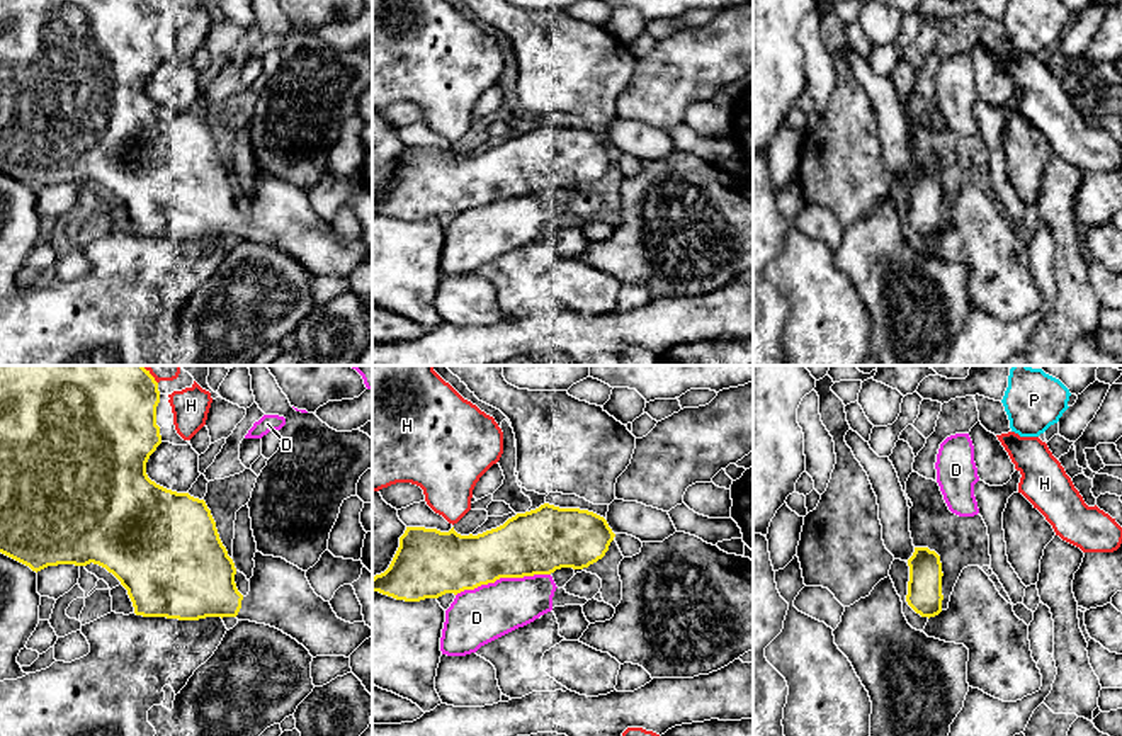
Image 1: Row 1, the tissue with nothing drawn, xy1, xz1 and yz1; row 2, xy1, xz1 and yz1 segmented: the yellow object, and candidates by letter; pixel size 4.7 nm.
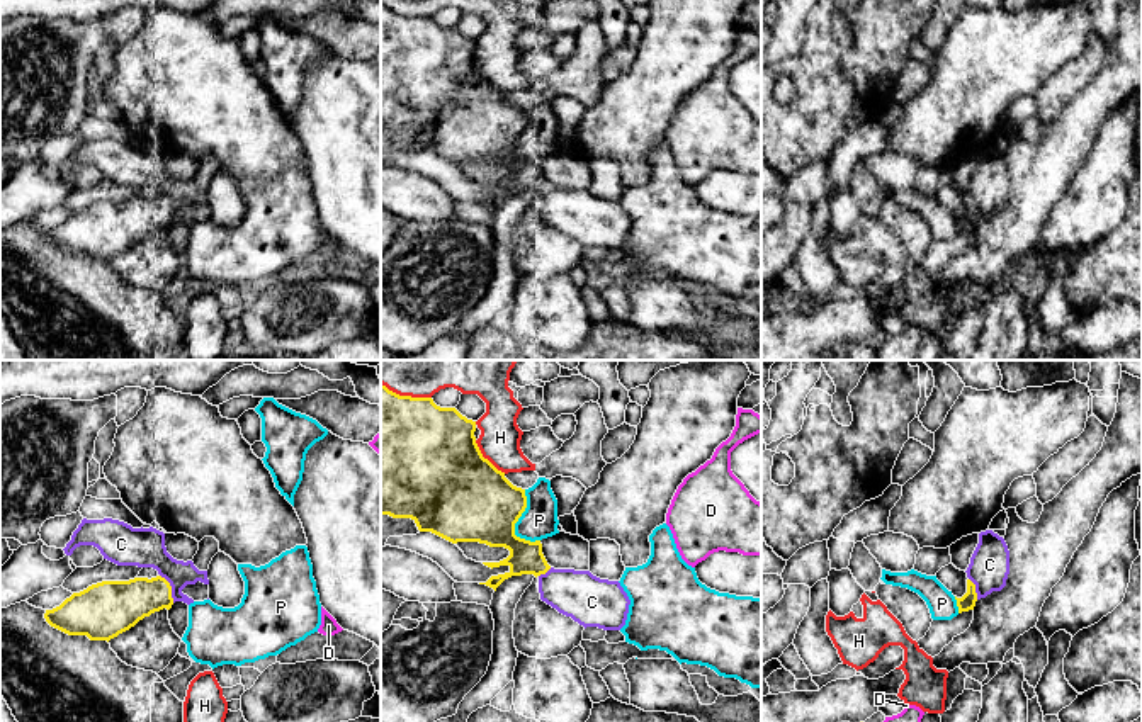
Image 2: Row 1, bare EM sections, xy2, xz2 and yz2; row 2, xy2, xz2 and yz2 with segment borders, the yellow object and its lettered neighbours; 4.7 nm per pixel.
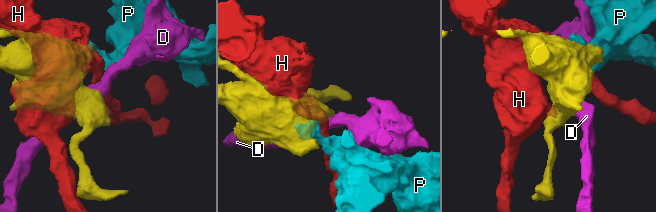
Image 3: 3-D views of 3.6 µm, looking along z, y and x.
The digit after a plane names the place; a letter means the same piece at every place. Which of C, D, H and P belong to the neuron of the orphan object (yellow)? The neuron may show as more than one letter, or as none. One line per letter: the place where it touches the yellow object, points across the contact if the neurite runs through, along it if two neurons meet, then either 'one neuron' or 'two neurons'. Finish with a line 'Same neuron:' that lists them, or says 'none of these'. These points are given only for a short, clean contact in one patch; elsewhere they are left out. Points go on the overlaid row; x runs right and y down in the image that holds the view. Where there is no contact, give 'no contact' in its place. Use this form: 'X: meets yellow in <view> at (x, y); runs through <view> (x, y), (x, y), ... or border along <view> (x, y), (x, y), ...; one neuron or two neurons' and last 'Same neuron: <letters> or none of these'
C: meets yellow in xy2 at (170, 588); two neurons
D: meets yellow in xz1 at (502, 577); two neurons
H: meets yellow in xz2 at (486, 459); two neurons
P: meets yellow in xz2 at (517, 520); two neurons
Same neuron: none of these

